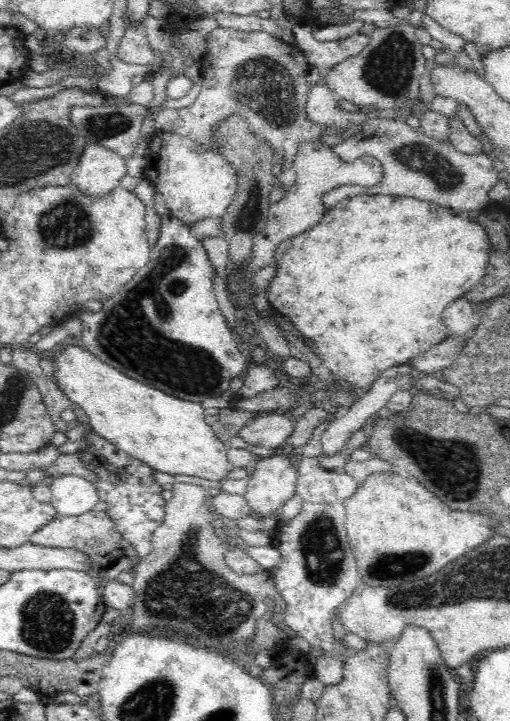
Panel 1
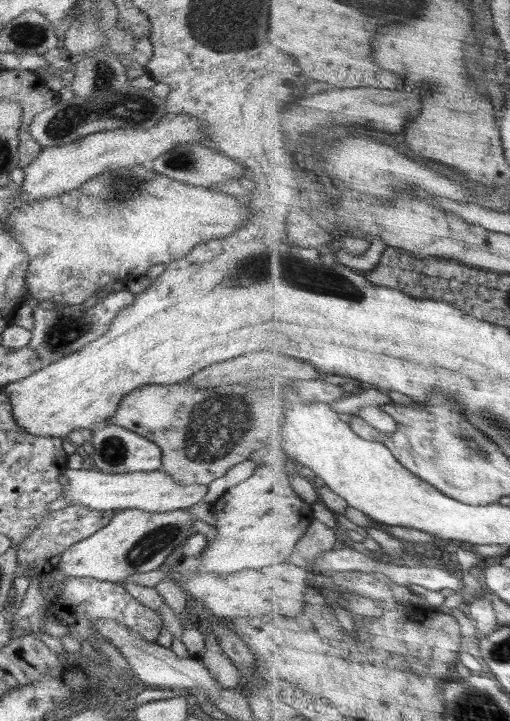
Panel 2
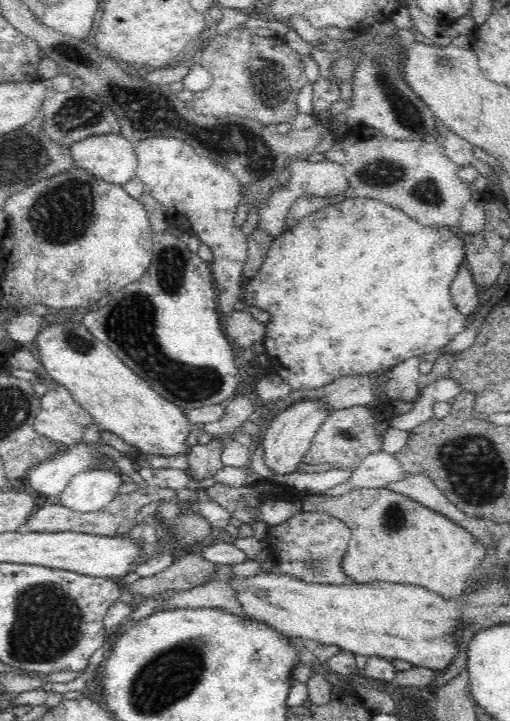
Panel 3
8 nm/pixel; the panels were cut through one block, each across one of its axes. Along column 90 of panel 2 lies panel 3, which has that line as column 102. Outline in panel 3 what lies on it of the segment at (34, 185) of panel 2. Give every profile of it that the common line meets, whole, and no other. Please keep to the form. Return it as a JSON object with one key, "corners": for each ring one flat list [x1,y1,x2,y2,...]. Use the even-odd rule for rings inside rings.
{"corners":[[121,133,90,136,69,148,75,167,111,184,127,184,137,170,135,148]]}

